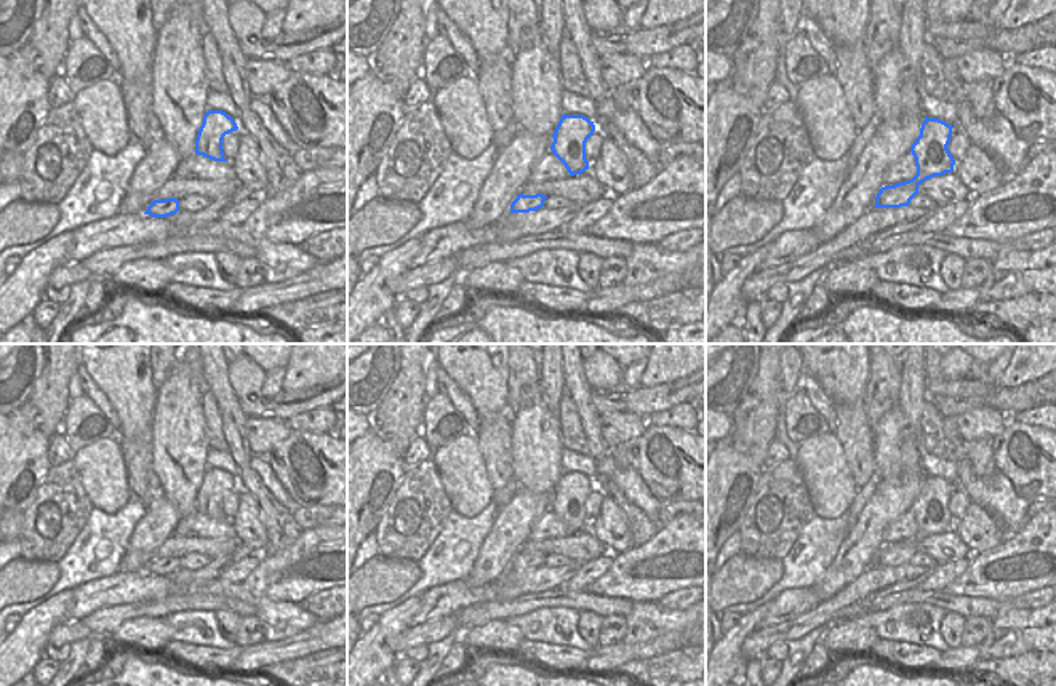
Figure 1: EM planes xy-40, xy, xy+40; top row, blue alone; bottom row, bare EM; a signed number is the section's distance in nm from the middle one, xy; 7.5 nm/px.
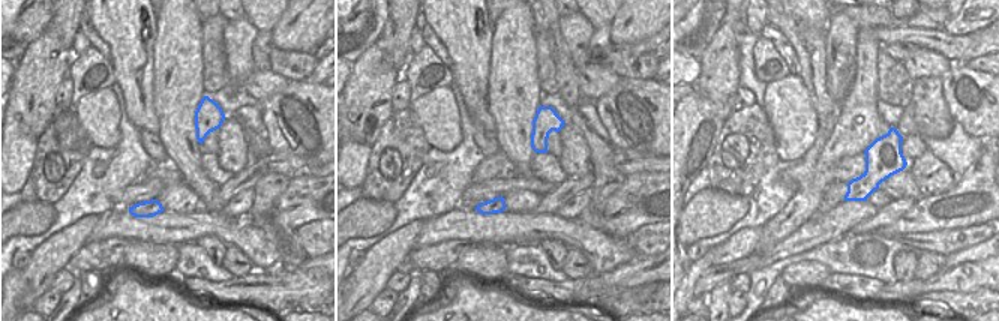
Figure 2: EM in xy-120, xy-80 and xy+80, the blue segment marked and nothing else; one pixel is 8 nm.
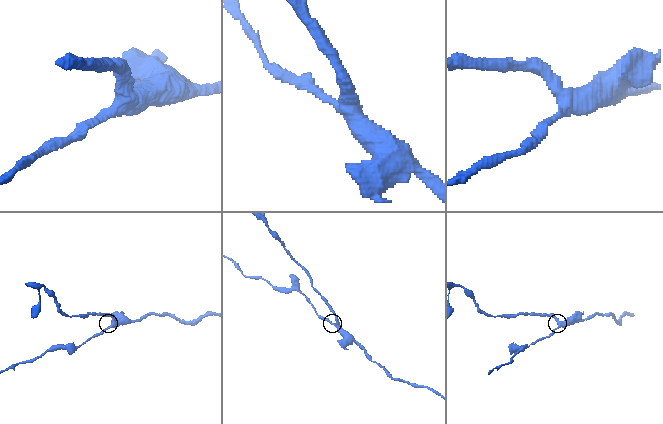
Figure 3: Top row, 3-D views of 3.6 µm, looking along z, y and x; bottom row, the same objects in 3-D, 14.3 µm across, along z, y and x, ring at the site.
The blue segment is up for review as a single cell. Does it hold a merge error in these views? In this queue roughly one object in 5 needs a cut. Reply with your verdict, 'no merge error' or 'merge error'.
no merge error

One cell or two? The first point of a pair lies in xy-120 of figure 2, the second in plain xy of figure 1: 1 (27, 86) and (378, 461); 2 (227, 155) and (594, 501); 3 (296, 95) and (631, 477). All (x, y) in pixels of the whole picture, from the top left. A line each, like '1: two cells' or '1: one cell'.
1: one cell
2: two cells
3: two cells

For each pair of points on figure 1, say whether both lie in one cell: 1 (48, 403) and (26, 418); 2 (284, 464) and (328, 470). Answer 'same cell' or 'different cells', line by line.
1: different cells
2: same cell

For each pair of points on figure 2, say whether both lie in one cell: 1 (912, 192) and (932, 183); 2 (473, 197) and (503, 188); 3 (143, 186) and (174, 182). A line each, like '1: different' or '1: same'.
1: different
2: same
3: different

